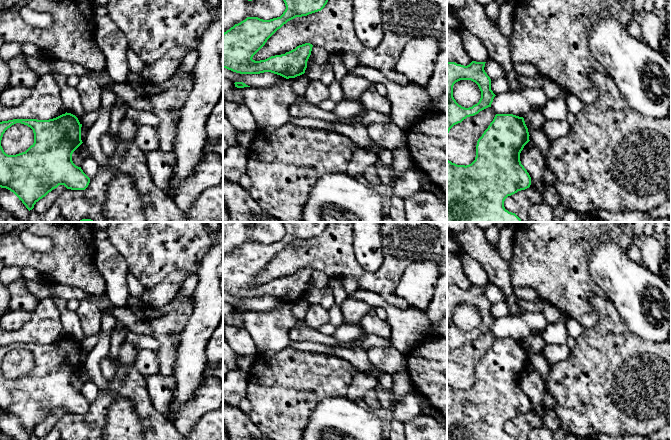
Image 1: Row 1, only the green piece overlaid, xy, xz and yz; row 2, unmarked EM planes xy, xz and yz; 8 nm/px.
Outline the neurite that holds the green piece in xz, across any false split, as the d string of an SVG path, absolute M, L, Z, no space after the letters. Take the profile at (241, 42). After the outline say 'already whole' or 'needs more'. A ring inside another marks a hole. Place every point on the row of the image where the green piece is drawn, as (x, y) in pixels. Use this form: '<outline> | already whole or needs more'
M283 0L286 6L280 17L263 20L258 17L247 17L223 33L223 68L240 74L260 74L271 72L286 79L295 78L305 73L307 61L313 45L305 43L285 54L271 56L265 60L255 61L253 56L265 45L267 40L284 24L296 18L321 11L328 0Z | already whole

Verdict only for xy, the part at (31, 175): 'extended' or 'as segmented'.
as segmented

